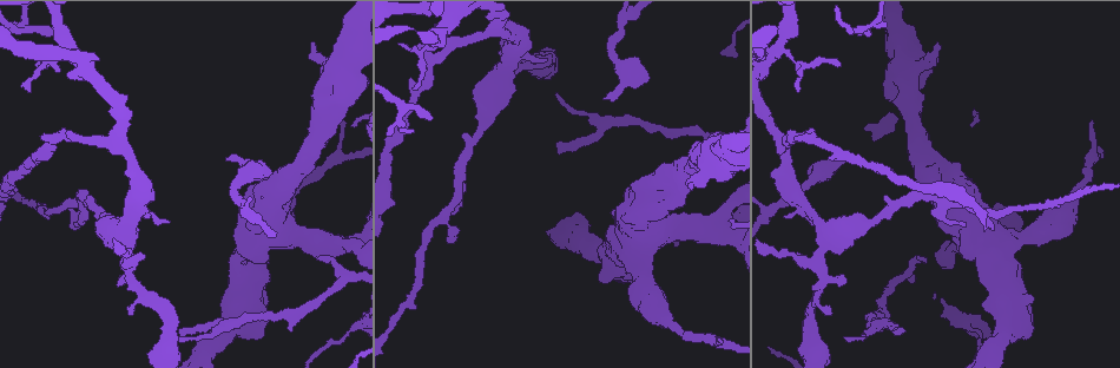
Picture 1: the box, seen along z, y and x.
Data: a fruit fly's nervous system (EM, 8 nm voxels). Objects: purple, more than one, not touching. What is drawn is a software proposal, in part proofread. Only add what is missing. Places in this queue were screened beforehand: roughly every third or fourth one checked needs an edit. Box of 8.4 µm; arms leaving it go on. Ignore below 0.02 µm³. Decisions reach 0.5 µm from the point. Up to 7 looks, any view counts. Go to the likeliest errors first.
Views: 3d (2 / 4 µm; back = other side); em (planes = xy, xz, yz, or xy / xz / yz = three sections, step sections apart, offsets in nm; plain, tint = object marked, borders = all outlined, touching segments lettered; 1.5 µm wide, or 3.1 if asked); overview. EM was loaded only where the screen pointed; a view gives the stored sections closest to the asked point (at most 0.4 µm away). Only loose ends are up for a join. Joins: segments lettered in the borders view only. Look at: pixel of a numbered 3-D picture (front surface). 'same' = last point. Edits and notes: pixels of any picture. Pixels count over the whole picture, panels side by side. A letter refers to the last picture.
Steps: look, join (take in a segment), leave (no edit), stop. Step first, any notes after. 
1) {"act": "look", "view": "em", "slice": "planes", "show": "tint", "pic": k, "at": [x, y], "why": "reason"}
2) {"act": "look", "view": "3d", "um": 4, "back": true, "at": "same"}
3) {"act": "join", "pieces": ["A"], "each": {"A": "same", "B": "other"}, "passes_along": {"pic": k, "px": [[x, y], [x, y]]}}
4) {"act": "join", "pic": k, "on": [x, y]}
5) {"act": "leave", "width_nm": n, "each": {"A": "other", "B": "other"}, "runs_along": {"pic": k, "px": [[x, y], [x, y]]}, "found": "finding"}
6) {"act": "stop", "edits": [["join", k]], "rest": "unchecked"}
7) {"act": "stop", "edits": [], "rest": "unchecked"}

{"act": "look", "view": "em", "slice": "planes", "show": "borders", "pic": 1, "at": [894, 332]}

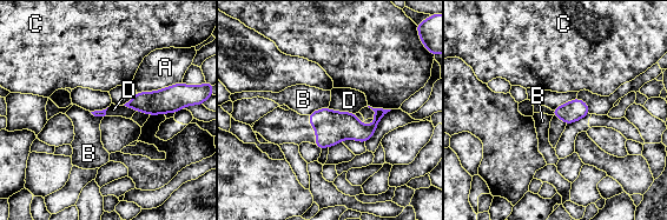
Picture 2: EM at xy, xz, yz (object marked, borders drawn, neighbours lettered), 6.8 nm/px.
{"act": "leave", "each": {"A": "other", "B": "other", "C": "other", "D": "other"}, "border": {"pic": 2, "px": [[329, 107], [355, 114]]}, "found": "none of them fits"}

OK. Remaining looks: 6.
{"act": "look", "view": "em", "slice": "planes", "show": "borders", "pic": 1, "at": [226, 159], "why": "free end"}

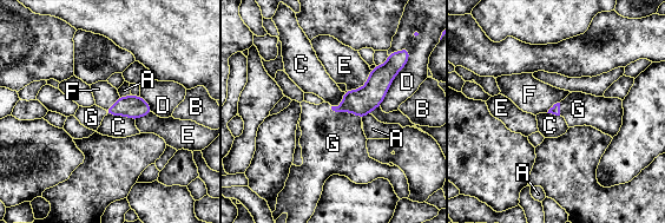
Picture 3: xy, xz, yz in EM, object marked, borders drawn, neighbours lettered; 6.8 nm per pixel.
{"act": "join", "pieces": ["G"], "each": {"A": "other", "B": "other", "C": "other", "D": "other", "E": "other", "F": "other", "G": "same"}, "found": "it goes on there"}

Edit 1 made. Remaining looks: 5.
{"act": "look", "view": "3d", "um": 2, "pic": 1, "at": [840, 286], "why": "free end"}

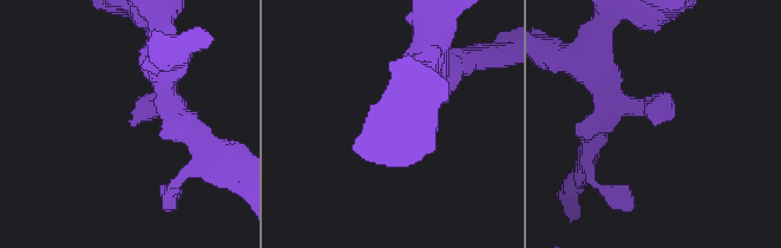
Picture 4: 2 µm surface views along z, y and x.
{"act": "look", "view": "em", "slice": "planes", "show": "borders", "pic": 4, "at": [660, 123]}

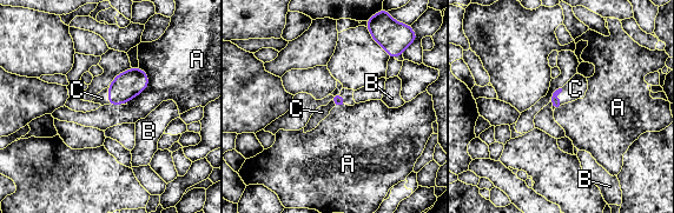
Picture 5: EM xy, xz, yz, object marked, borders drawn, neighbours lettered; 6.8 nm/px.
{"act": "join", "pieces": ["C"], "each": {"A": "other", "B": "other", "C": "same"}, "found": "it goes on there"}

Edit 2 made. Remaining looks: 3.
{"act": "stop", "edits": [["join", 3], ["join", 5]], "rest": "unchecked"}

